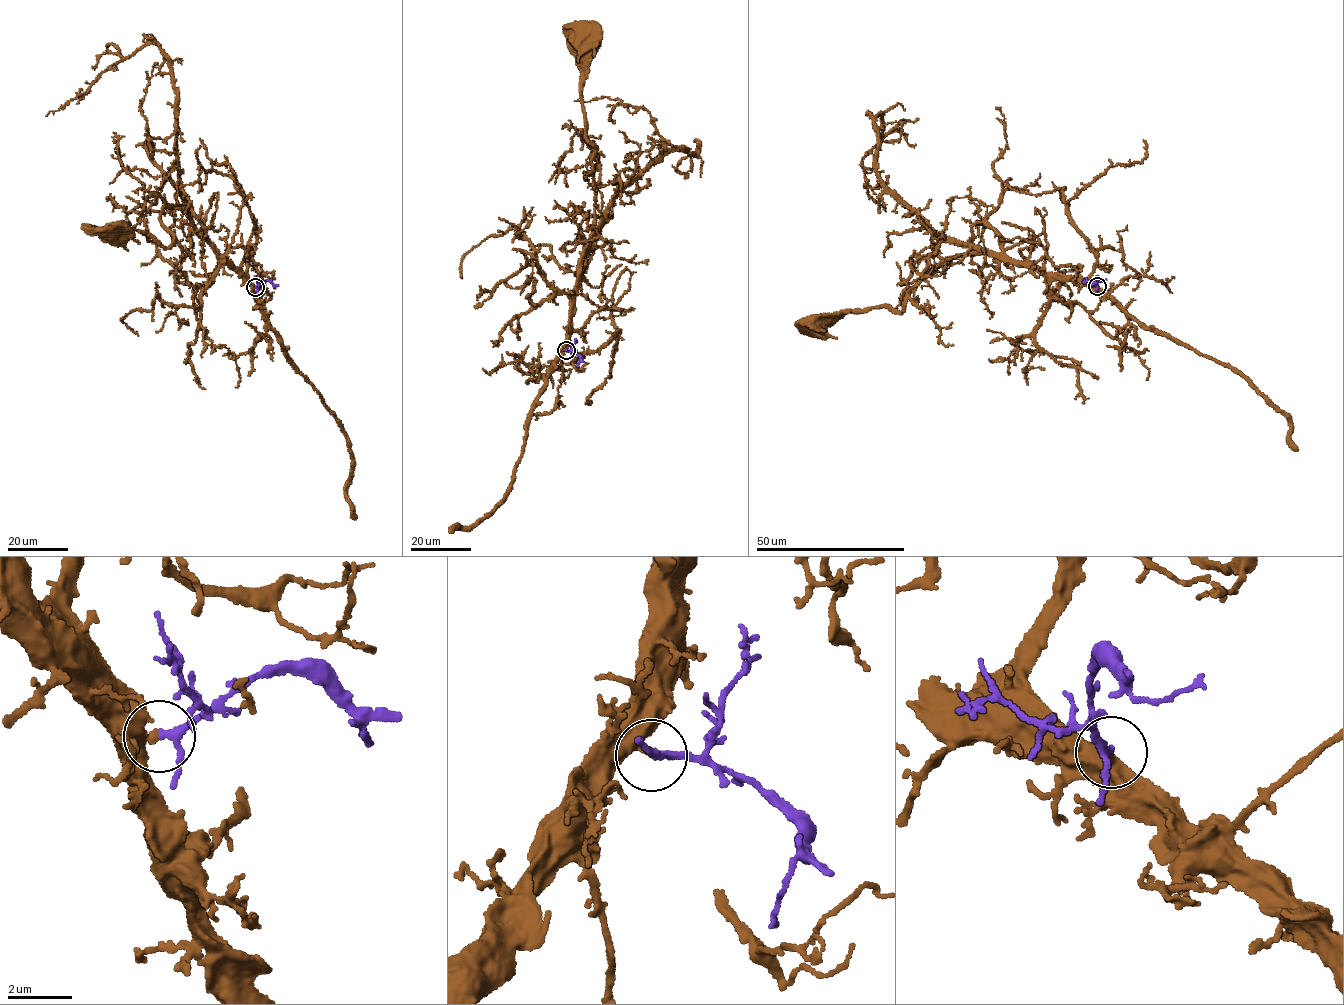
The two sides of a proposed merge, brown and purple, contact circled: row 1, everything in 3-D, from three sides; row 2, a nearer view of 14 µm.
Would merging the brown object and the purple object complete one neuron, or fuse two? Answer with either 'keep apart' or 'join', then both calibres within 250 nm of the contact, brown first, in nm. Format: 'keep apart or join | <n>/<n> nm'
join | 440/180 nm

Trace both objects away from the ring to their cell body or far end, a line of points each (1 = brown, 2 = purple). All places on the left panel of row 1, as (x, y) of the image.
1: (255, 287), (172, 206), (164, 204), (159, 217), (173, 237), (167, 247), (119, 223), (113, 234)
2: (255, 287), (264, 281), (274, 287)

